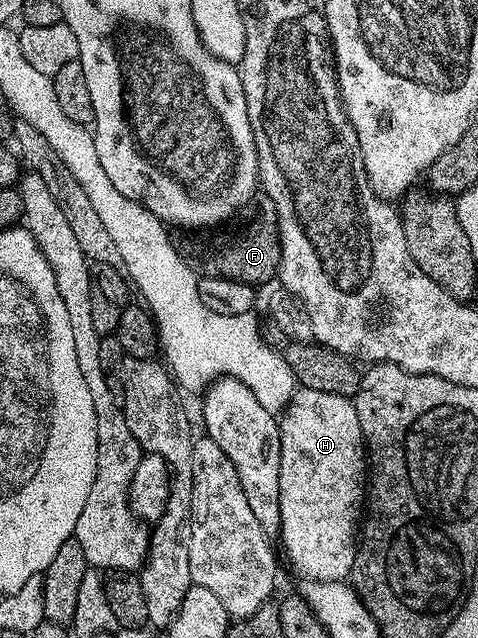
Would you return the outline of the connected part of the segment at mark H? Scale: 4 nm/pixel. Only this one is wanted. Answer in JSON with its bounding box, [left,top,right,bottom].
[279,387,367,582]

